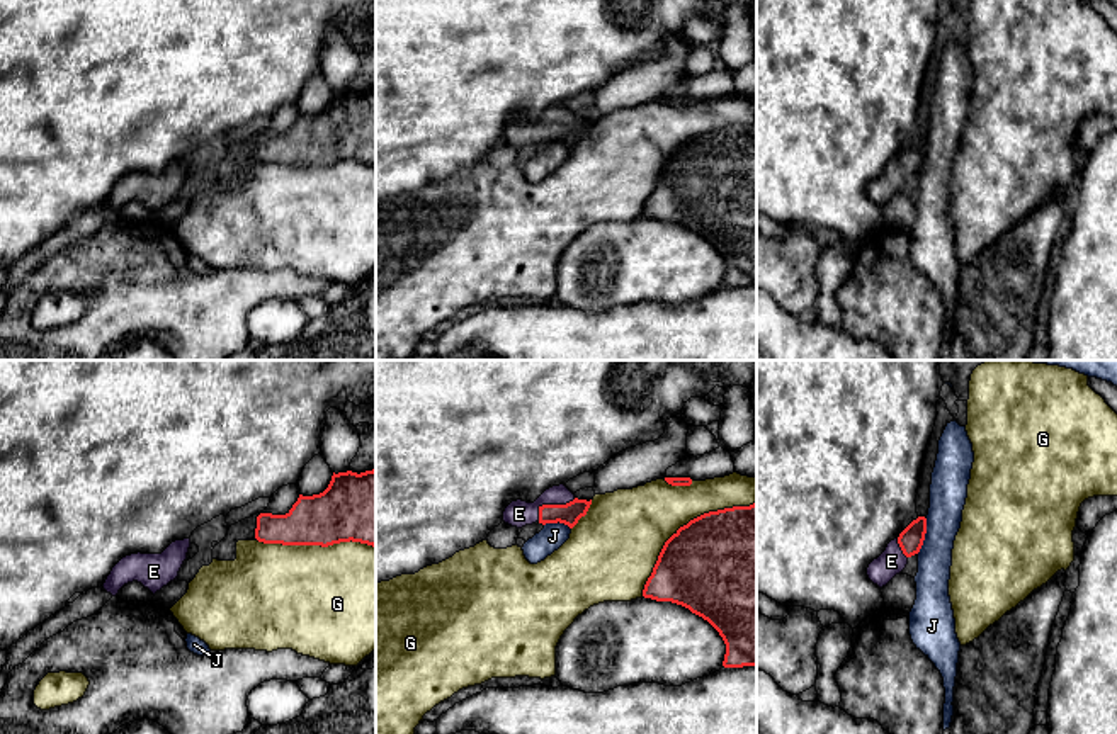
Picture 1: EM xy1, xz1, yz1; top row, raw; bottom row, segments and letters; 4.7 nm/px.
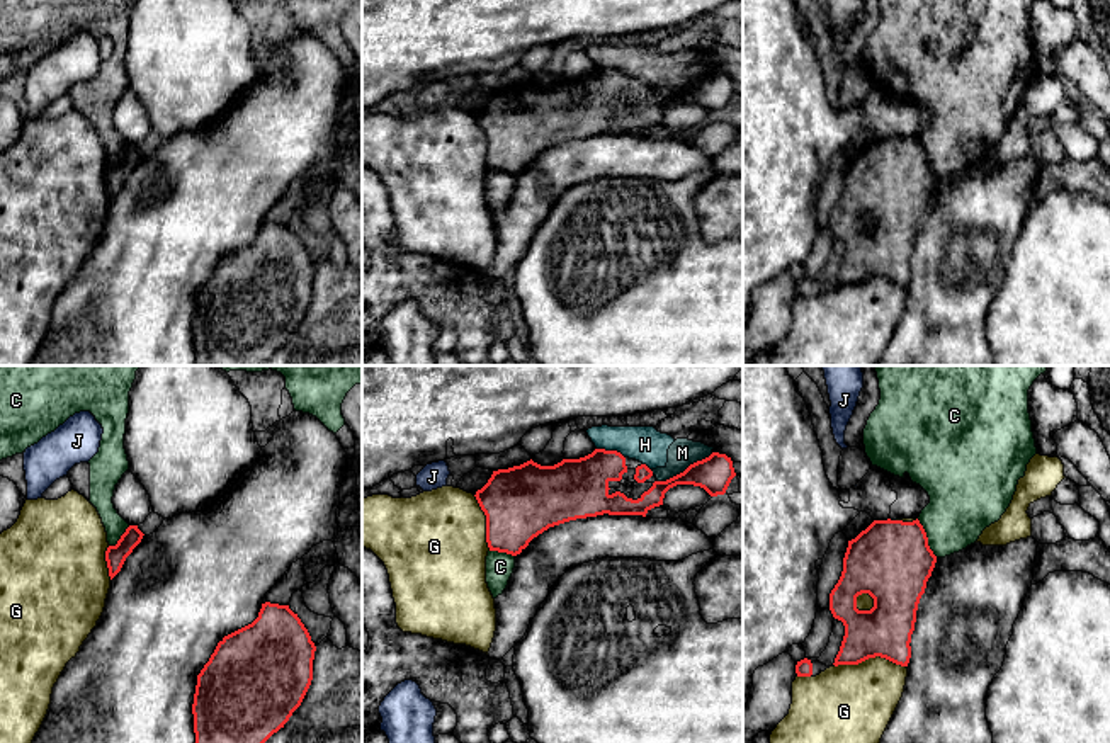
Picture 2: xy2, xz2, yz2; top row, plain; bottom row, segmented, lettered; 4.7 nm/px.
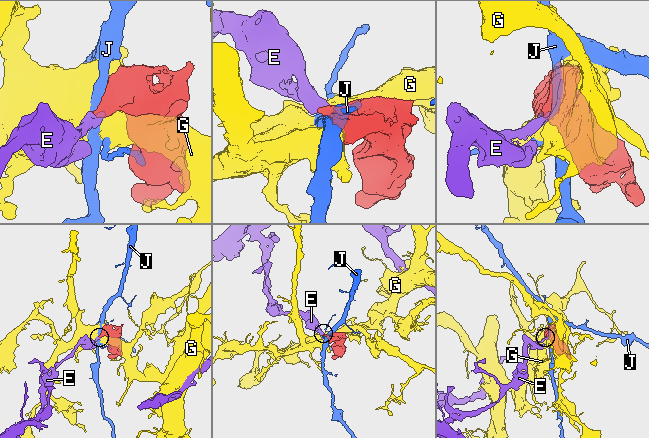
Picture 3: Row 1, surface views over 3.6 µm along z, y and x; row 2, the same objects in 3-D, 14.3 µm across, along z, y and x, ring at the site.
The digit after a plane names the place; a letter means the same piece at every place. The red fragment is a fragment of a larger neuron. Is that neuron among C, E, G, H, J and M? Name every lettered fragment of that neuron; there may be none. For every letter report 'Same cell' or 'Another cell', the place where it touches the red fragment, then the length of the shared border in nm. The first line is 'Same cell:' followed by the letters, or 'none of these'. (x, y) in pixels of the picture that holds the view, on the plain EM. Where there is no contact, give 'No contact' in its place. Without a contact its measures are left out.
Same cell: E
C: Another cell. Touches red at yz2 (927, 157). Shared border 200 nm
E: Same cell. Touches red at xz1 (551, 124). Shared border 220 nm
G: Another cell. Touches red at xz1 (684, 145). Shared border 700 nm
H: Another cell. Touches red at xz2 (611, 70). Shared border 140 nm
J: Another cell. Touches red at yz1 (924, 155). Shared border 180 nm
M: Another cell. Touches red at xz2 (687, 87). Shared border 300 nm

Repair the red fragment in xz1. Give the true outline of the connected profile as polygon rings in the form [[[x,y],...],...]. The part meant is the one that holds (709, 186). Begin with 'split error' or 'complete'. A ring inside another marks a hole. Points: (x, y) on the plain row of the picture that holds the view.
complete; [[[757,121],[680,146],[665,161],[643,216],[682,224],[707,240],[726,263],[724,287],[757,285]]]

